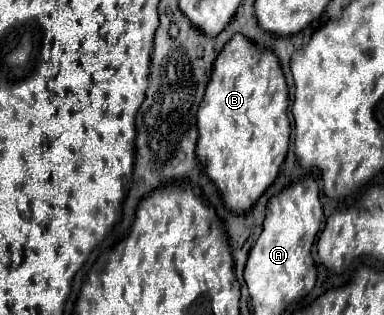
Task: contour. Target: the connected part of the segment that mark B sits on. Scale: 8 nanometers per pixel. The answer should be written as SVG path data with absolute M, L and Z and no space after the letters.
M235 34L219 52L197 110L197 160L233 214L247 214L275 182L289 150L287 84L277 56Z

